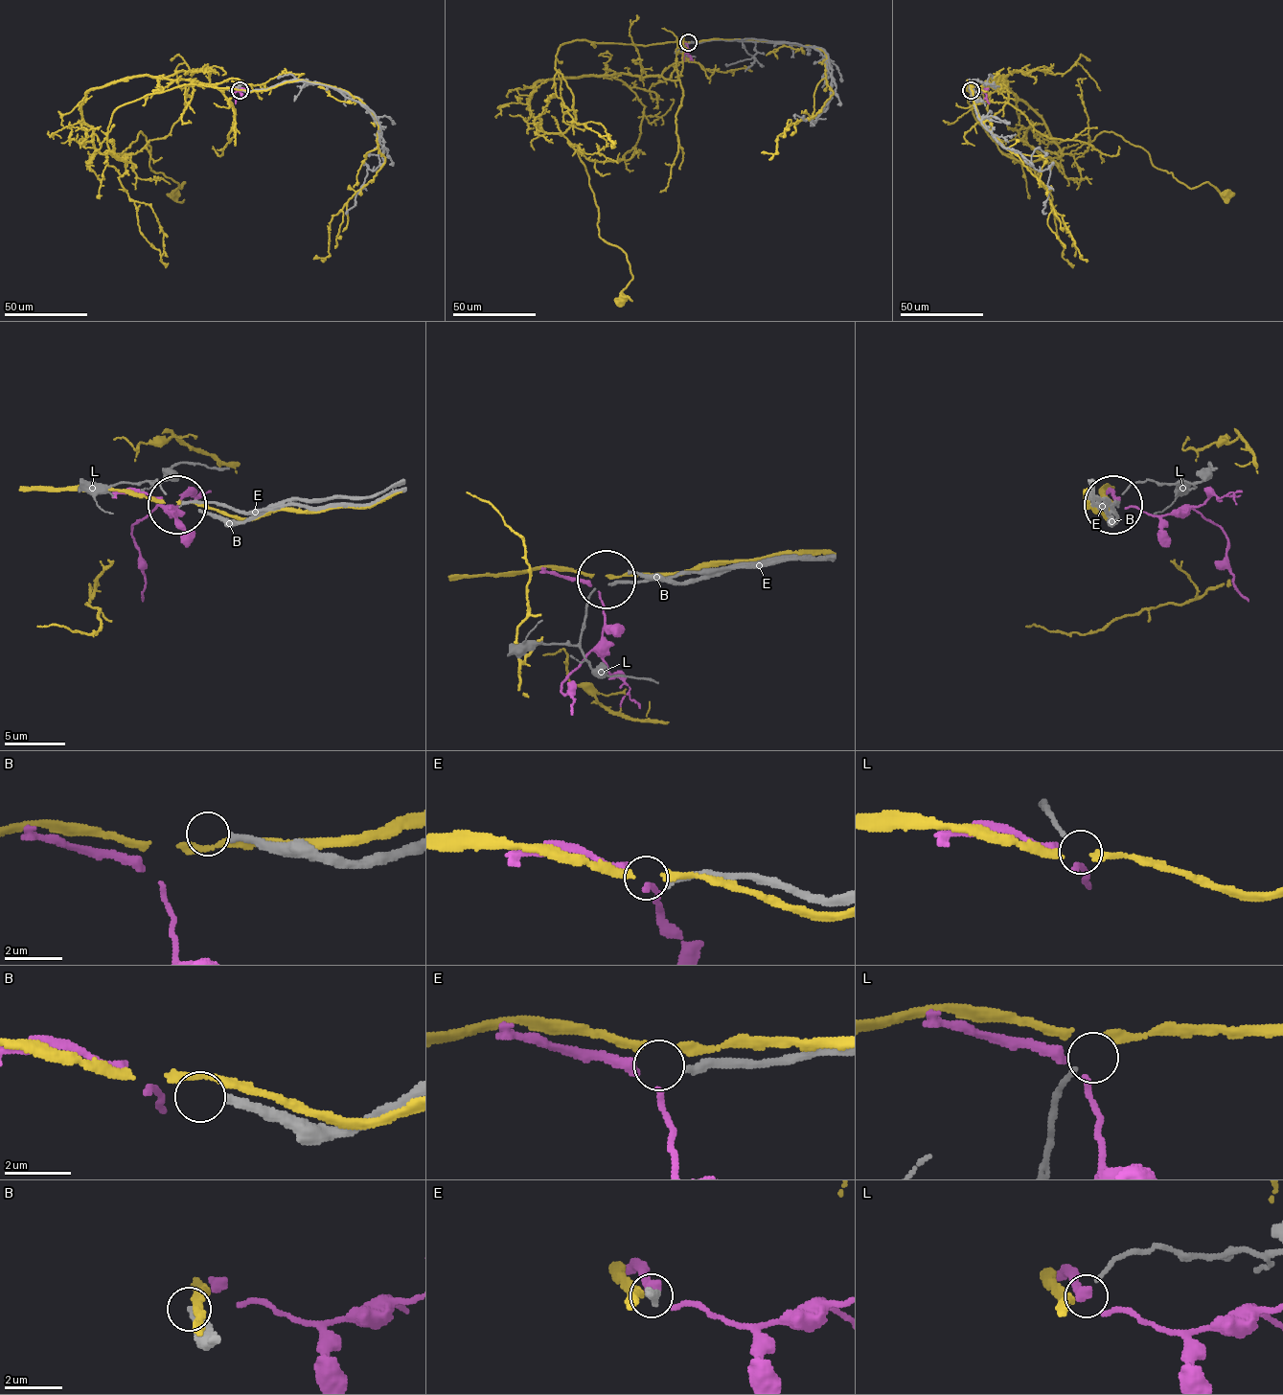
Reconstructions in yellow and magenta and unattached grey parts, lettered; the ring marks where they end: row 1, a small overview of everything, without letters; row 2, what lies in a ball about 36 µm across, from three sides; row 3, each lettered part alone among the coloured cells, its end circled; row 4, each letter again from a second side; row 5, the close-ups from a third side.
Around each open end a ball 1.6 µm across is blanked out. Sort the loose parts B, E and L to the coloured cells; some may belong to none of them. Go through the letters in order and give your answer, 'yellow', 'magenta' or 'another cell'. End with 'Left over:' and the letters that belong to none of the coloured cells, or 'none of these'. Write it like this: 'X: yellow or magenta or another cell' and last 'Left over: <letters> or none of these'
B: another cell
E: magenta
L: yellow
Left over: B

